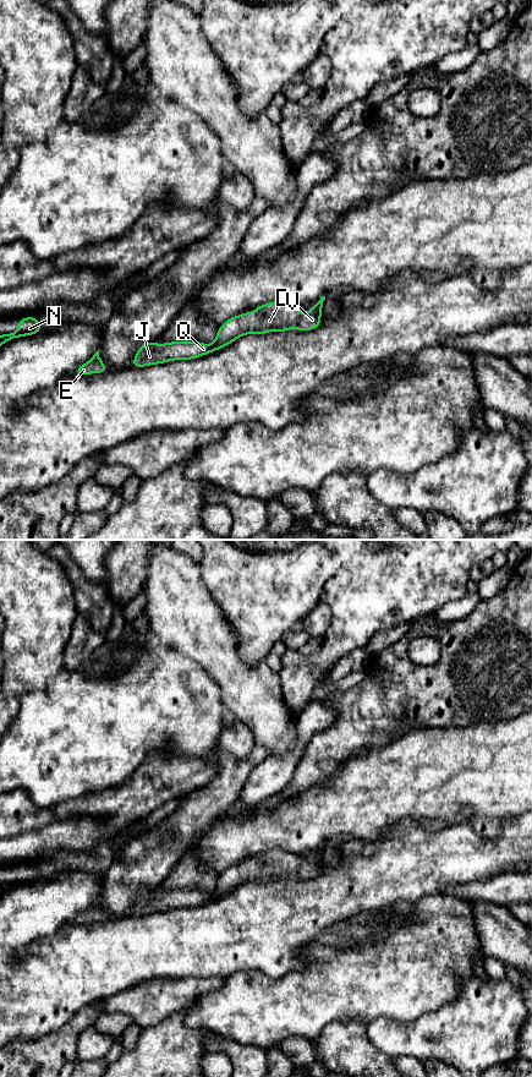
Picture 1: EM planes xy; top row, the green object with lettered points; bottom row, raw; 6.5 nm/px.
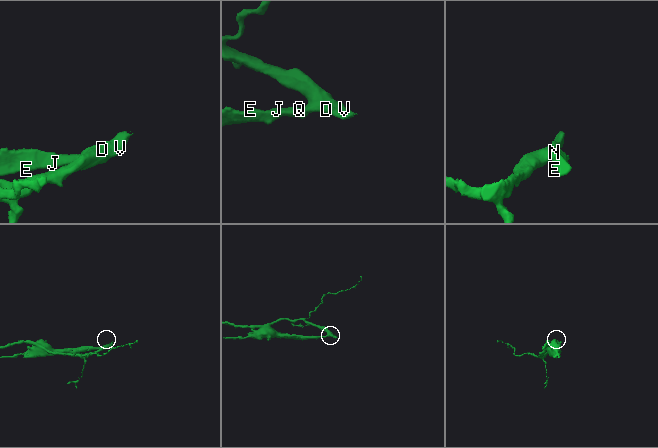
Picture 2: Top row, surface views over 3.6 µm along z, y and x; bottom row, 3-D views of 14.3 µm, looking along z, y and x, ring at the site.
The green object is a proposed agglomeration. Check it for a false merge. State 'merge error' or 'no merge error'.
merge error

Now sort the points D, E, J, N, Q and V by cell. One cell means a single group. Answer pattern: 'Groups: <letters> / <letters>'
Groups: D V / E J N Q

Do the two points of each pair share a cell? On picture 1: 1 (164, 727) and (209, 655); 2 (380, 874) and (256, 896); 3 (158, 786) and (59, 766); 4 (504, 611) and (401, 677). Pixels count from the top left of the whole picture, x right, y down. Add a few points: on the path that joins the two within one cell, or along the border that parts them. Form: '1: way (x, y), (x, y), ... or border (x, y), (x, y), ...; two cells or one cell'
1: border (176, 651), (191, 657), (215, 682), (219, 689); two cells
2: way (350, 885), (335, 896), (286, 896); one cell
3: border (143, 761), (119, 785), (99, 791); two cells
4: way (484, 639), (455, 668), (429, 677); one cell

